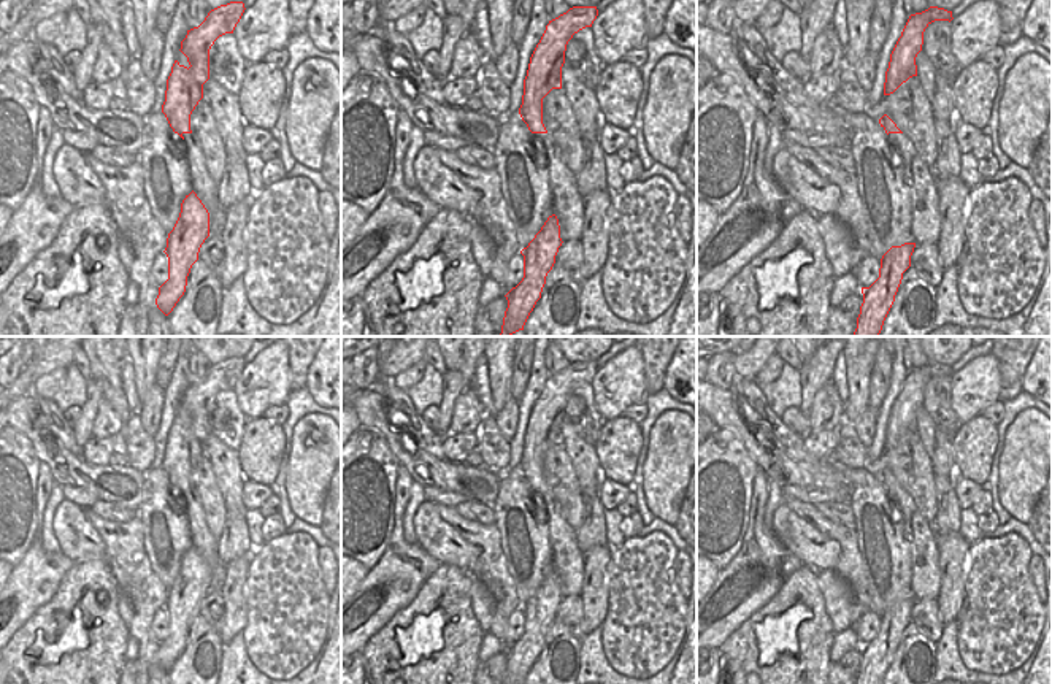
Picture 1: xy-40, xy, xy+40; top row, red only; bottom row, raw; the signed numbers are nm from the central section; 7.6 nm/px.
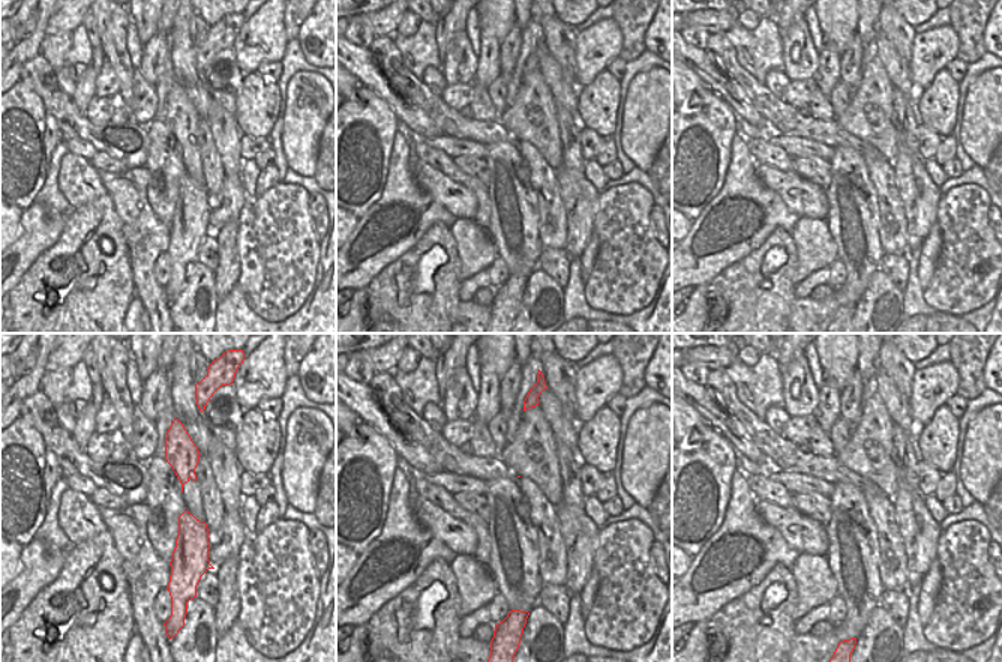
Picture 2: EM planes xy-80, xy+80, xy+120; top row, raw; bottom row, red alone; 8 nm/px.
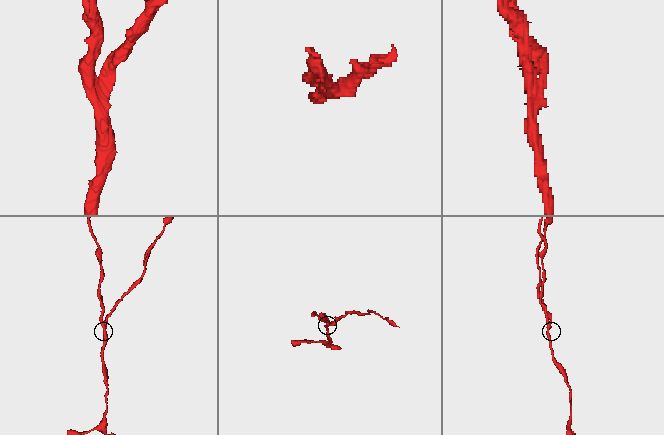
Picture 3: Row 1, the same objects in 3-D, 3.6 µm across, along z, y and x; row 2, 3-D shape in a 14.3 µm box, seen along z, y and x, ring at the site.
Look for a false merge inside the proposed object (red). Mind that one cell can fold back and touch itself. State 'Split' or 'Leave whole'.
Split.

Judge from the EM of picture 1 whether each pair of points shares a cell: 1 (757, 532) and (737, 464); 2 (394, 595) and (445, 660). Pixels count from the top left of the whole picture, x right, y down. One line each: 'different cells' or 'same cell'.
1: different cells
2: different cells

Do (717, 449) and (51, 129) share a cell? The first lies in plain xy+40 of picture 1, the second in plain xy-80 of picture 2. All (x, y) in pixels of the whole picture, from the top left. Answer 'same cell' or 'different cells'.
different cells

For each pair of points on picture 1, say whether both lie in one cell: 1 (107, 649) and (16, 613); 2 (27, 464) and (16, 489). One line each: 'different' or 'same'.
1: different
2: same

